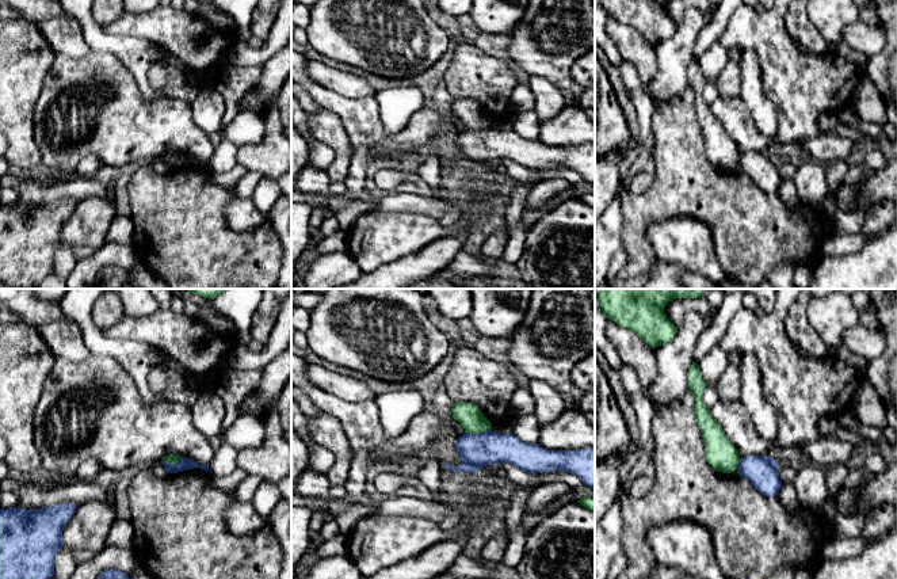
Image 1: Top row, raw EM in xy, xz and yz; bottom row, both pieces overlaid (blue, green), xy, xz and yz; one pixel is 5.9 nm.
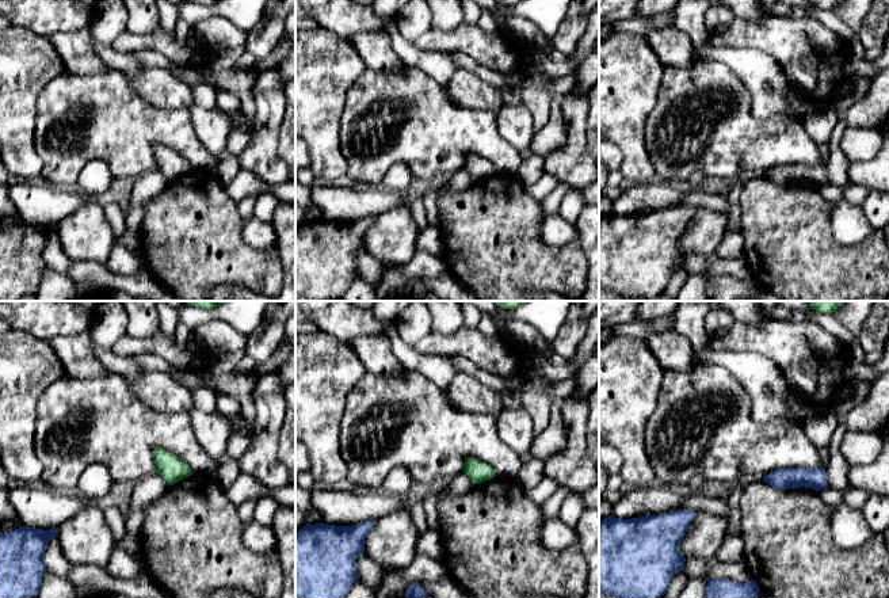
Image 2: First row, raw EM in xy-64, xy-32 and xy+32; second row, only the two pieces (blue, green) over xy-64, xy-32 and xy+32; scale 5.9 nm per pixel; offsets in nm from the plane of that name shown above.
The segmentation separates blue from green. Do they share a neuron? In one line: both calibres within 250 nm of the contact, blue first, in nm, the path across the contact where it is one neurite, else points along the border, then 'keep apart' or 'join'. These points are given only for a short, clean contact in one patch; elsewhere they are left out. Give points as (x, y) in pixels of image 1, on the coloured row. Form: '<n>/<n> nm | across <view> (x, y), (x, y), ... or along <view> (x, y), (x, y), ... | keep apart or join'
200/150 nm | along xz (491, 430), (466, 433) | keep apart

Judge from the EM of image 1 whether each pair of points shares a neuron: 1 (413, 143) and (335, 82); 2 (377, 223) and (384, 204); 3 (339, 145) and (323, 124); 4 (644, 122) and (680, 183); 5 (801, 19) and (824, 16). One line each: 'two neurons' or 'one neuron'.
1: two neurons
2: two neurons
3: one neuron
4: two neurons
5: two neurons

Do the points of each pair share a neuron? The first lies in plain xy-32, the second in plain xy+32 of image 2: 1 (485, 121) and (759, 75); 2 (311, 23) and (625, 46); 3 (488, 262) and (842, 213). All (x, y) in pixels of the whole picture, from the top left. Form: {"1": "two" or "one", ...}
{"1": "two", "2": "two", "3": "two"}

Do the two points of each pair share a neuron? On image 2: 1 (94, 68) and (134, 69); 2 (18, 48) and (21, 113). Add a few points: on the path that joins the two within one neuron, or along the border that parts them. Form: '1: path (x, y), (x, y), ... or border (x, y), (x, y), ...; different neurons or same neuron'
1: border (92, 41), (92, 49), (110, 68); different neurons
2: path (18, 64), (19, 96); same neuron

